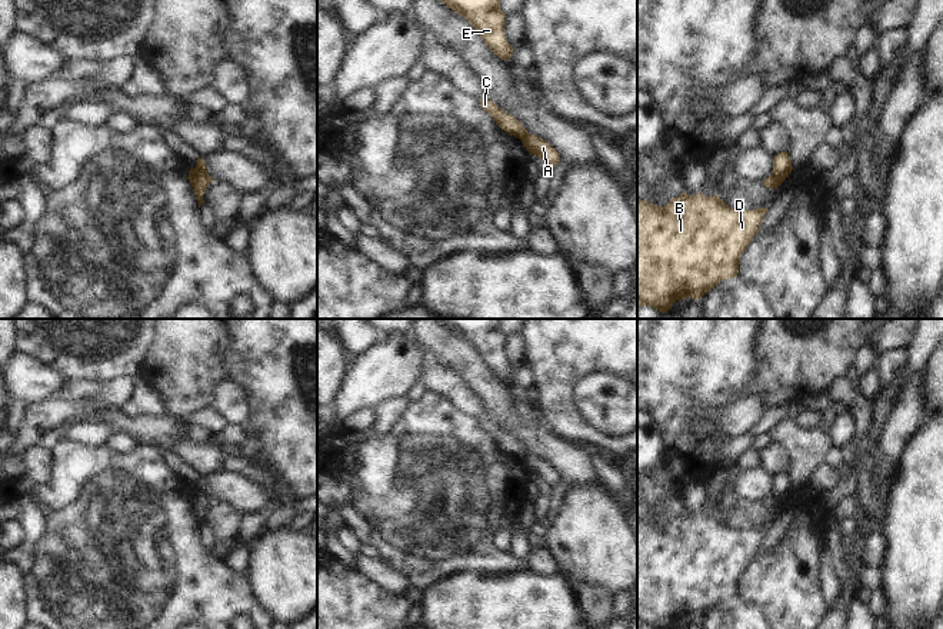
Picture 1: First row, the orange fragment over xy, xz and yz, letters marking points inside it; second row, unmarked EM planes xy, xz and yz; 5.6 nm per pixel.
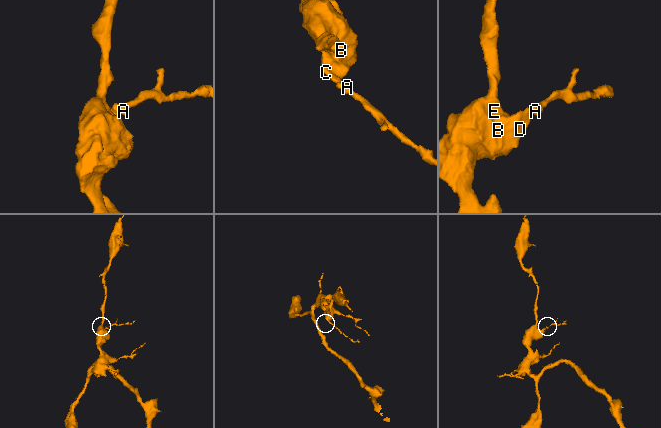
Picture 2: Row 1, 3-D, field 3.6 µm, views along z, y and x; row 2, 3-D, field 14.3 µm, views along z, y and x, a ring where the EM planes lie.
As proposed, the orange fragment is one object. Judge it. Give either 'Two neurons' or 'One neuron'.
Two neurons

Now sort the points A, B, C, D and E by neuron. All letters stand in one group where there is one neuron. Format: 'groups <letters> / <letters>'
groups A / B C D E

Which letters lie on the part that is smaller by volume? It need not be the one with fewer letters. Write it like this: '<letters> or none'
A

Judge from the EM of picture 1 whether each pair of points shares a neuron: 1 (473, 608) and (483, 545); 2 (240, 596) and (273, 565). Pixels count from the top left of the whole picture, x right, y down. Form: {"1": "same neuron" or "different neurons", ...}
{"1": "different neurons", "2": "different neurons"}

